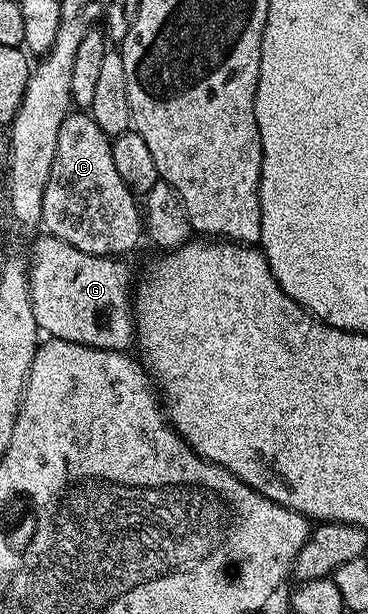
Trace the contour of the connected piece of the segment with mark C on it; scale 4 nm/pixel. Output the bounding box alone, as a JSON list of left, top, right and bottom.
[42,111,142,257]

